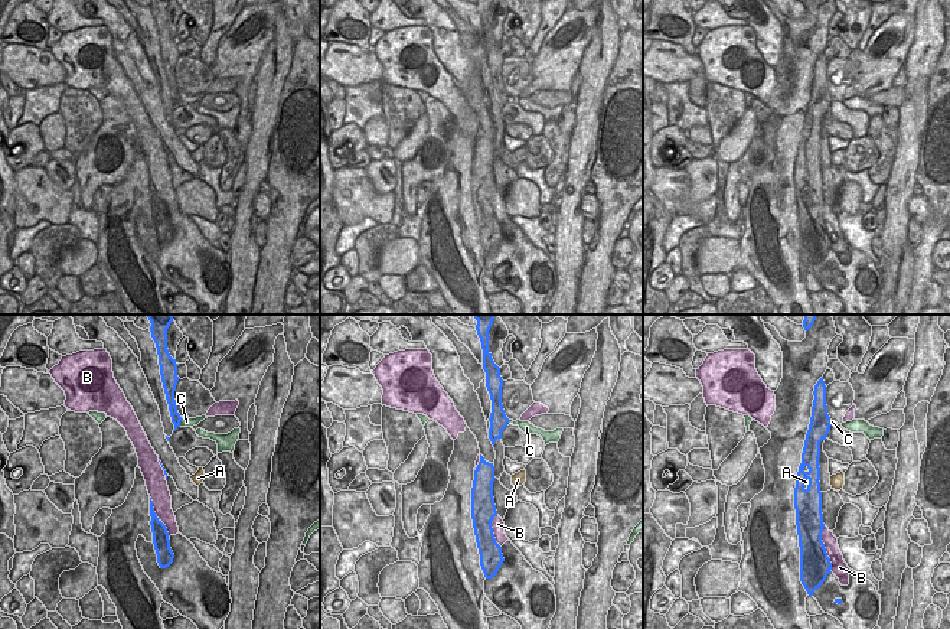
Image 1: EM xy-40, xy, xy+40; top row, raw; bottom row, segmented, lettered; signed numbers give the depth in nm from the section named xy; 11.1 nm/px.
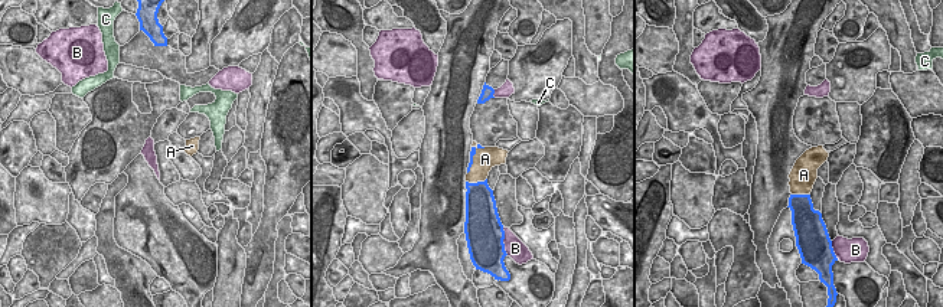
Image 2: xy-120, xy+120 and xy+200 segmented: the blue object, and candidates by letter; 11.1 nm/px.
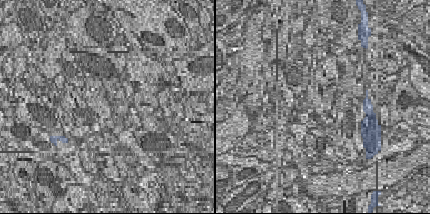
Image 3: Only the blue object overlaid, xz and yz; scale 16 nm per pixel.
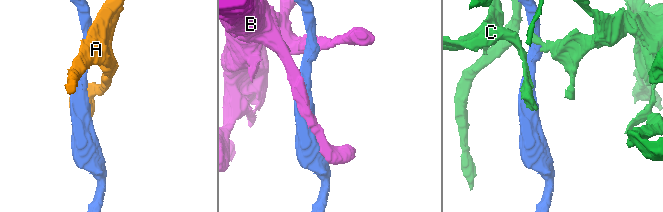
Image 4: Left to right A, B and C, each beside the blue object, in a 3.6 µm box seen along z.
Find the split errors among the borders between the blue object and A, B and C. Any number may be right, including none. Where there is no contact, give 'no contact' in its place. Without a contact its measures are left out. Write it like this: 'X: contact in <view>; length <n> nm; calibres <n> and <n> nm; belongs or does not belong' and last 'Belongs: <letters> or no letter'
A: contact in xy+40; length 150 nm; calibres 320 and 60 nm; does not belong
B: contact in xy+40; length 550 nm; calibres 340 and 160 nm; does not belong
C: contact in xy-40; length 120 nm; calibres 120 and 120 nm; does not belong
Belongs: no letter

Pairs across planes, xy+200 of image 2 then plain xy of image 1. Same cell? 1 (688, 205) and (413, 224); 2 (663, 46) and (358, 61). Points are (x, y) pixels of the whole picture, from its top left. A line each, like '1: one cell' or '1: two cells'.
1: two cells
2: one cell

